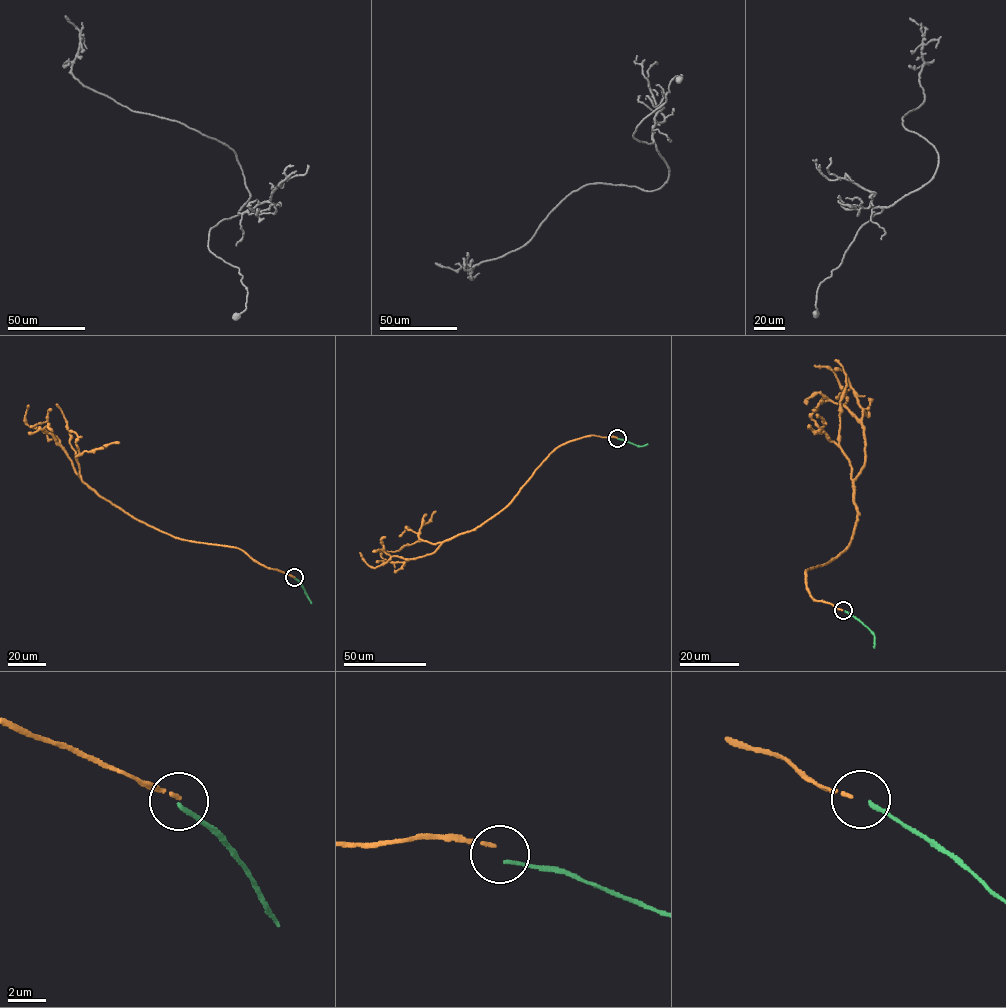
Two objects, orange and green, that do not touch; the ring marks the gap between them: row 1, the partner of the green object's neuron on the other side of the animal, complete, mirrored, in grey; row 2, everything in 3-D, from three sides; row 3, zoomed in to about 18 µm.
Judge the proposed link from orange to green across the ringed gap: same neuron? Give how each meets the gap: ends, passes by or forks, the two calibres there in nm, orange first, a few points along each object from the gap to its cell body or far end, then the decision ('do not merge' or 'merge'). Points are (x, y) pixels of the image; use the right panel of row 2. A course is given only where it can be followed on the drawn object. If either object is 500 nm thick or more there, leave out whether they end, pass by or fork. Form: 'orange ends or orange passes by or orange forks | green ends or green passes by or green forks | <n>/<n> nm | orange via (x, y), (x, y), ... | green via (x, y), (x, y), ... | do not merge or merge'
orange ends | green ends | 200/200 nm | orange via (842, 610), (812, 599), (805, 571), (846, 550), (864, 432), (832, 370), (814, 366) | green via (845, 610), (873, 635), (874, 648) | do not merge

